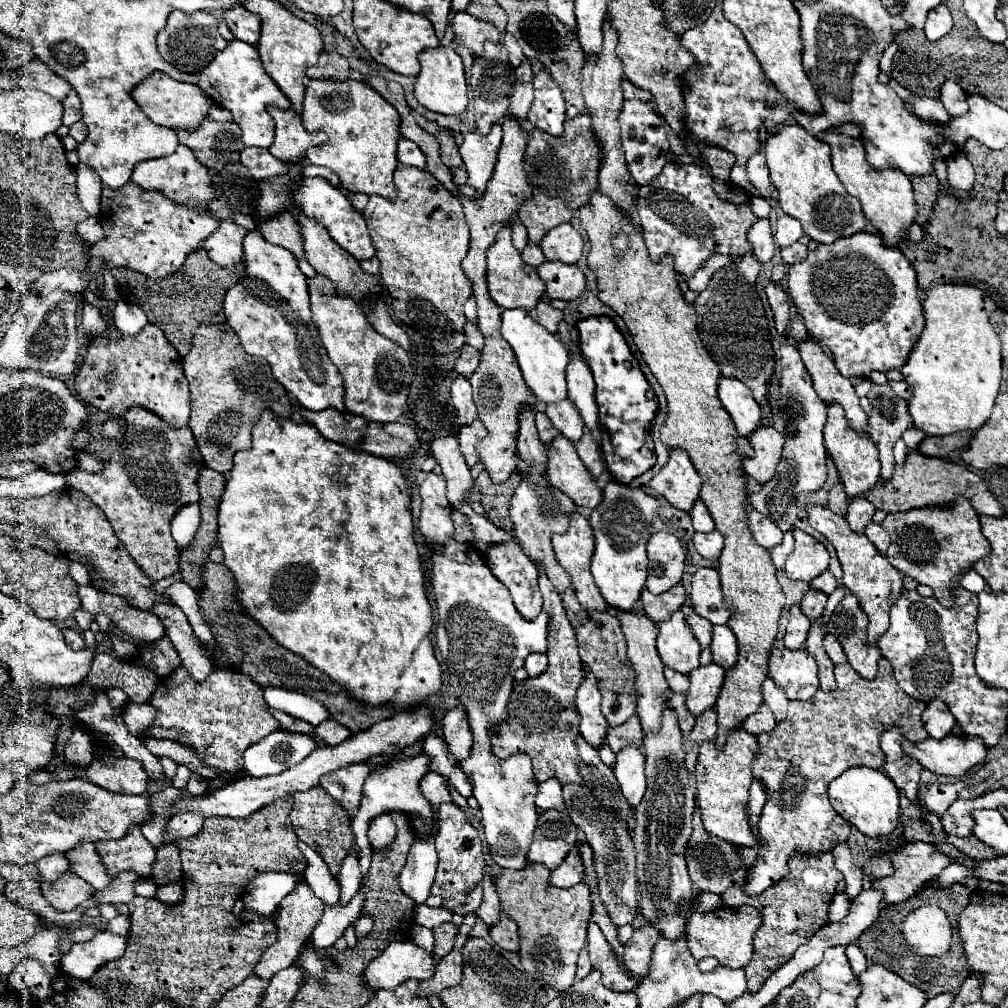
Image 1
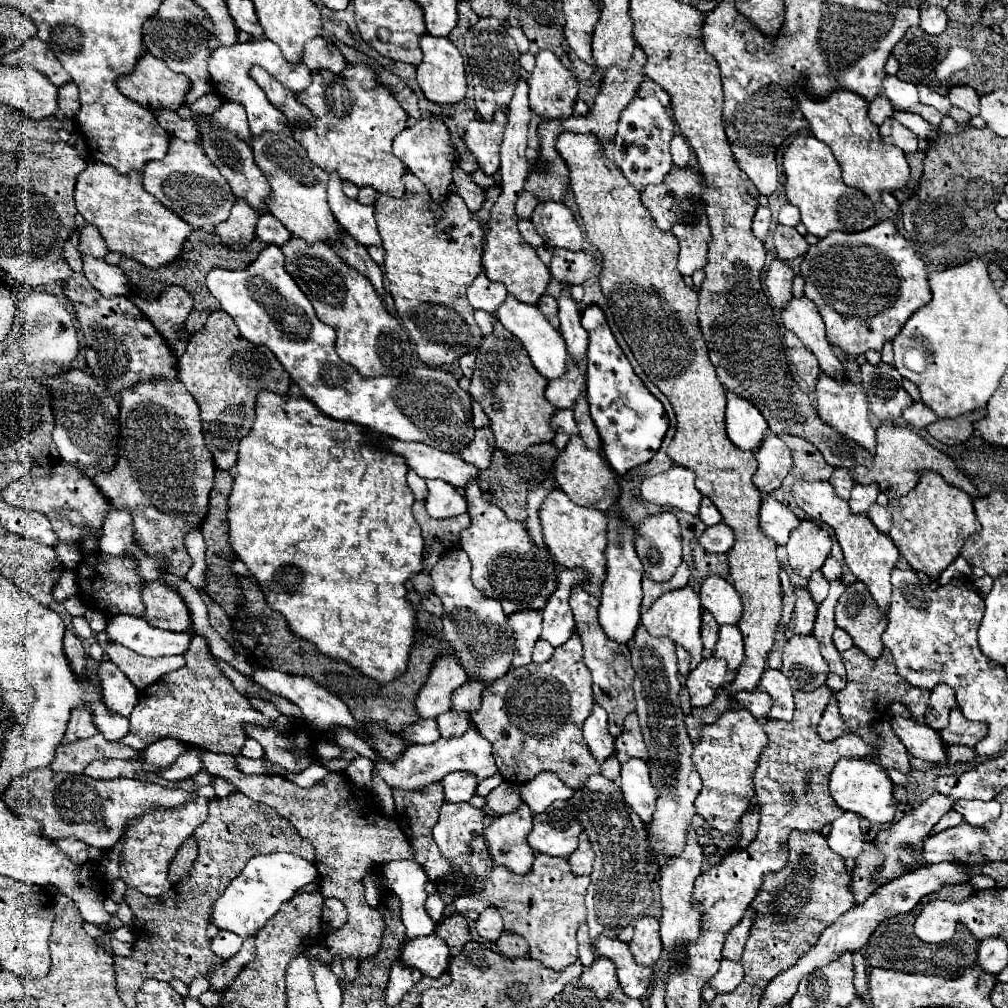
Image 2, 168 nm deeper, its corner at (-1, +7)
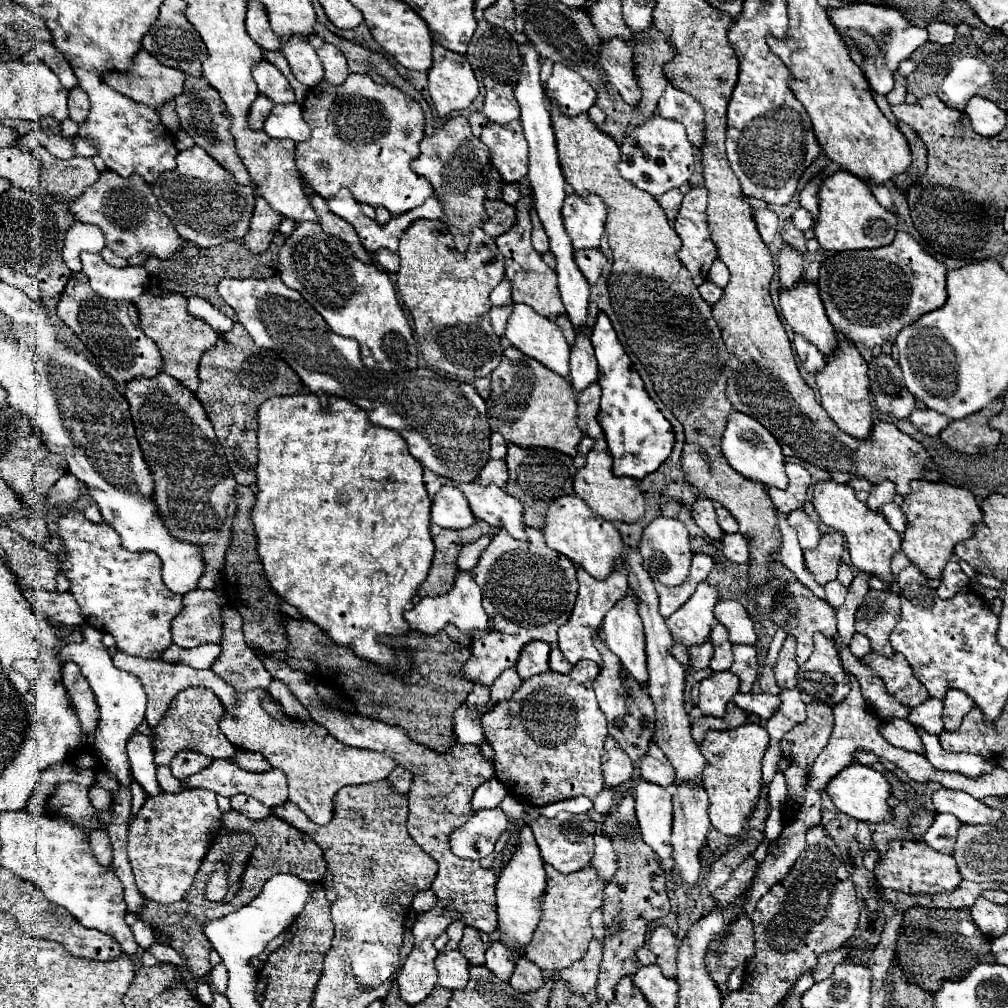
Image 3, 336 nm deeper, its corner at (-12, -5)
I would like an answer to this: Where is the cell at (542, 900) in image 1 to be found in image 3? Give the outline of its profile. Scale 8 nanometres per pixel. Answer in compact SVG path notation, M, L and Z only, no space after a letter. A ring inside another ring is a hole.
M544 864L544 868L548 886L544 896L540 898L542 918L538 928L534 930L532 940L524 946L524 956L538 964L540 970L556 972L584 958L592 940L592 928L588 924L588 918L594 910L602 906L602 890L606 882L596 876L596 870L592 866L586 866L572 874L560 874L550 864Z

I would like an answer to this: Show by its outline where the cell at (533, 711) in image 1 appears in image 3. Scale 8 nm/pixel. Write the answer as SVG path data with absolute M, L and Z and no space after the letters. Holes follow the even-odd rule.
M580 660L568 674L560 672L544 672L524 680L524 684L514 692L514 696L504 702L496 704L490 712L482 716L482 728L486 740L494 748L494 768L496 778L504 784L510 796L528 802L528 806L546 806L558 800L586 796L594 800L604 788L604 776L600 766L602 744L606 732L606 716L598 706L592 682L598 676L600 666L596 662Z

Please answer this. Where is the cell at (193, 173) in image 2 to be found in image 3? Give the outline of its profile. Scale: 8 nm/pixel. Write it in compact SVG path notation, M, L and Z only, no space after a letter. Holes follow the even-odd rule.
M200 146L178 152L176 164L178 166L164 172L152 188L160 208L174 222L178 234L200 248L242 240L254 212L254 190L236 184L232 174L212 160L212 156L208 156Z

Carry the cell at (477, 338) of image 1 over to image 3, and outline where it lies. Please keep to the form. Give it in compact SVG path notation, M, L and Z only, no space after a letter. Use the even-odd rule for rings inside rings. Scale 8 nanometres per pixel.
M508 306L508 308L492 308L490 310L490 324L492 324L494 332L500 338L504 336L504 328L506 328L506 320L508 320L510 312L512 312L512 306Z

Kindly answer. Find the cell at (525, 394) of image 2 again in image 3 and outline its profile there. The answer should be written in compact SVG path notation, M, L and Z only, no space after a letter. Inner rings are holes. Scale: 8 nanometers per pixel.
M504 348L500 366L492 372L492 394L486 400L492 430L500 432L508 444L520 448L550 448L574 456L582 432L576 424L576 394L572 386L552 374L538 360L528 358L518 348Z

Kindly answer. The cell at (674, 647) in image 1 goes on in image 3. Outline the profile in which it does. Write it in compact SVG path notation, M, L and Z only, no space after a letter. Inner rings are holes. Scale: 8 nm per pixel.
M708 582L698 584L692 598L670 618L666 618L666 626L674 642L682 646L698 646L704 644L710 636L714 624L714 606L718 602L718 592Z

